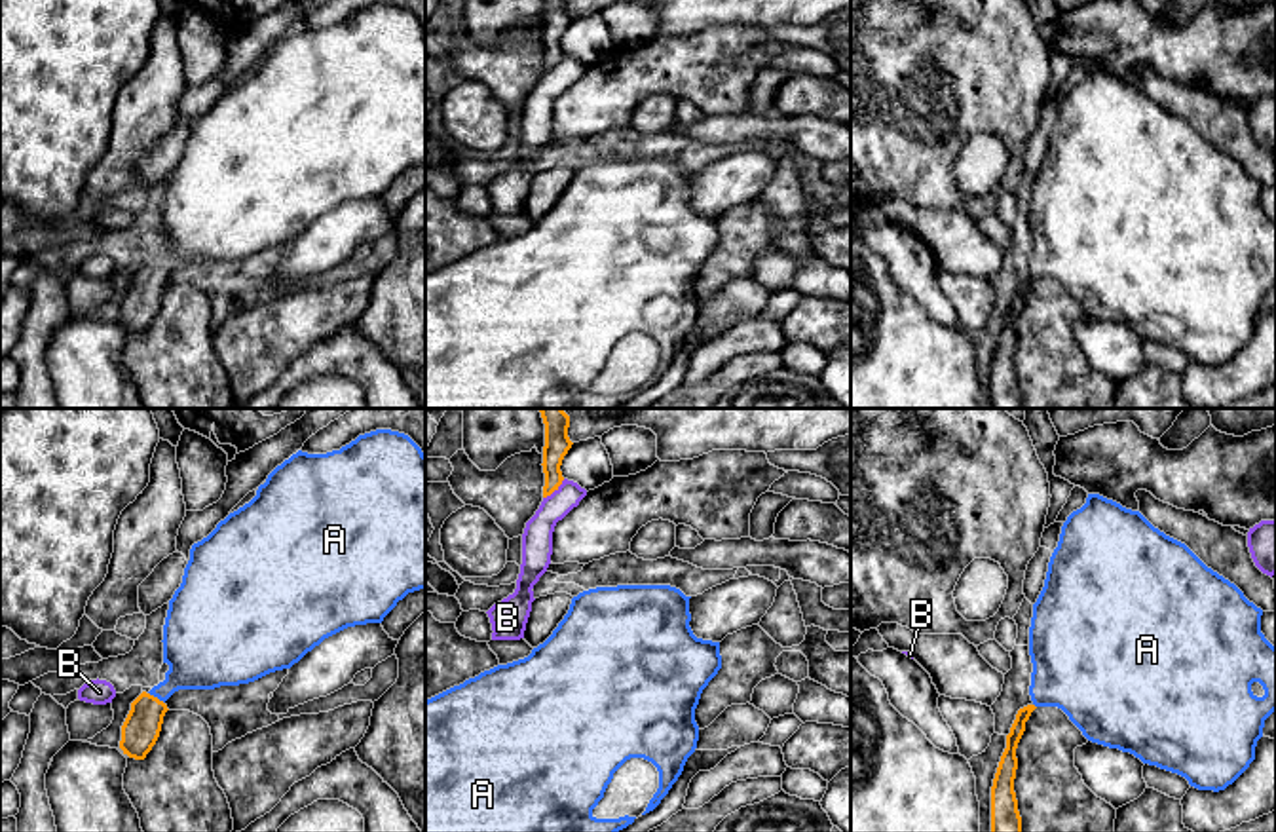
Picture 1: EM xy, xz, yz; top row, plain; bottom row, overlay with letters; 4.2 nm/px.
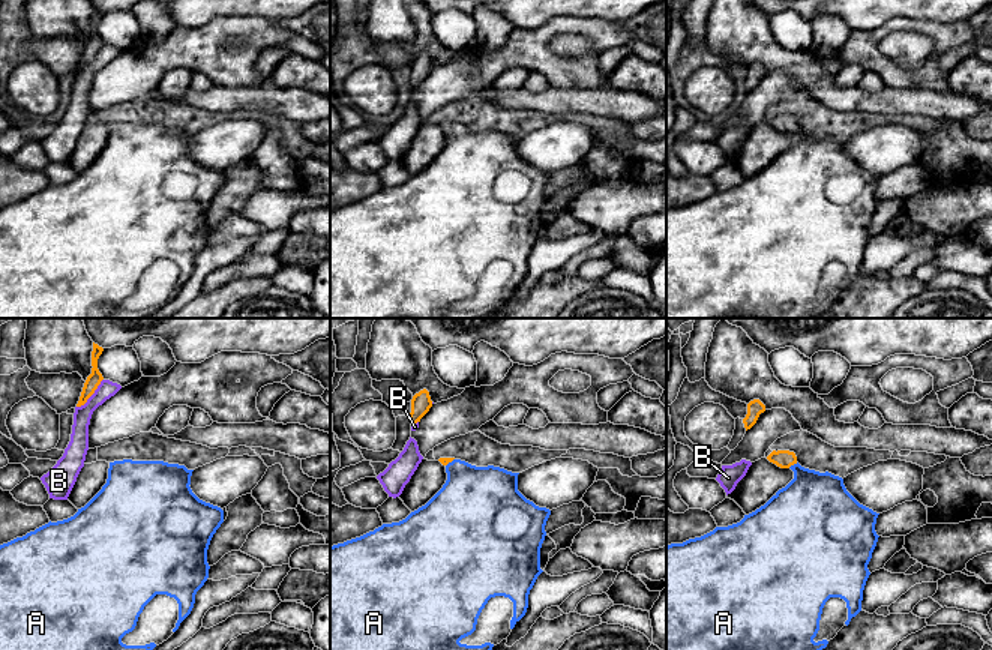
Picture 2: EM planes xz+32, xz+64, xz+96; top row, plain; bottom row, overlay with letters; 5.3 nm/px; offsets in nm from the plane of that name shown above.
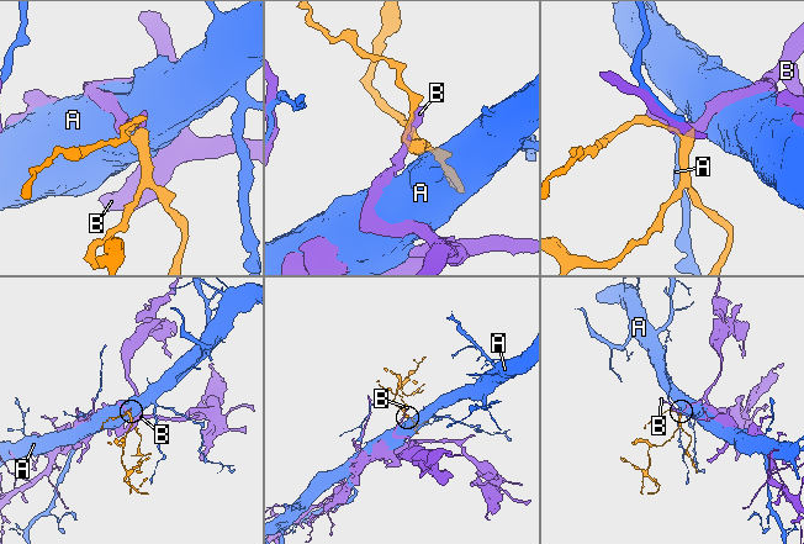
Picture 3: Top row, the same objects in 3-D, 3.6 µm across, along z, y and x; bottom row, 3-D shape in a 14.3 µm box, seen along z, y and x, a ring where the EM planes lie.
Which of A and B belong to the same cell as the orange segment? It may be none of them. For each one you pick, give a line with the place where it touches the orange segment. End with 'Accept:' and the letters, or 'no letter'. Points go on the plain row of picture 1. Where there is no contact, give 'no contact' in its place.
A: xy (156, 272)
Accept: A

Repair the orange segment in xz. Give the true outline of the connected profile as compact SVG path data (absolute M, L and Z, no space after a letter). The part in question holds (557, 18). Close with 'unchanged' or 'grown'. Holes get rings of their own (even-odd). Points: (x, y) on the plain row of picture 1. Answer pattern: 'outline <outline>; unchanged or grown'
outline M545 0L545 21L541 38L545 47L543 72L558 65L564 55L560 40L573 19L568 11L568 2L570 0Z; unchanged

